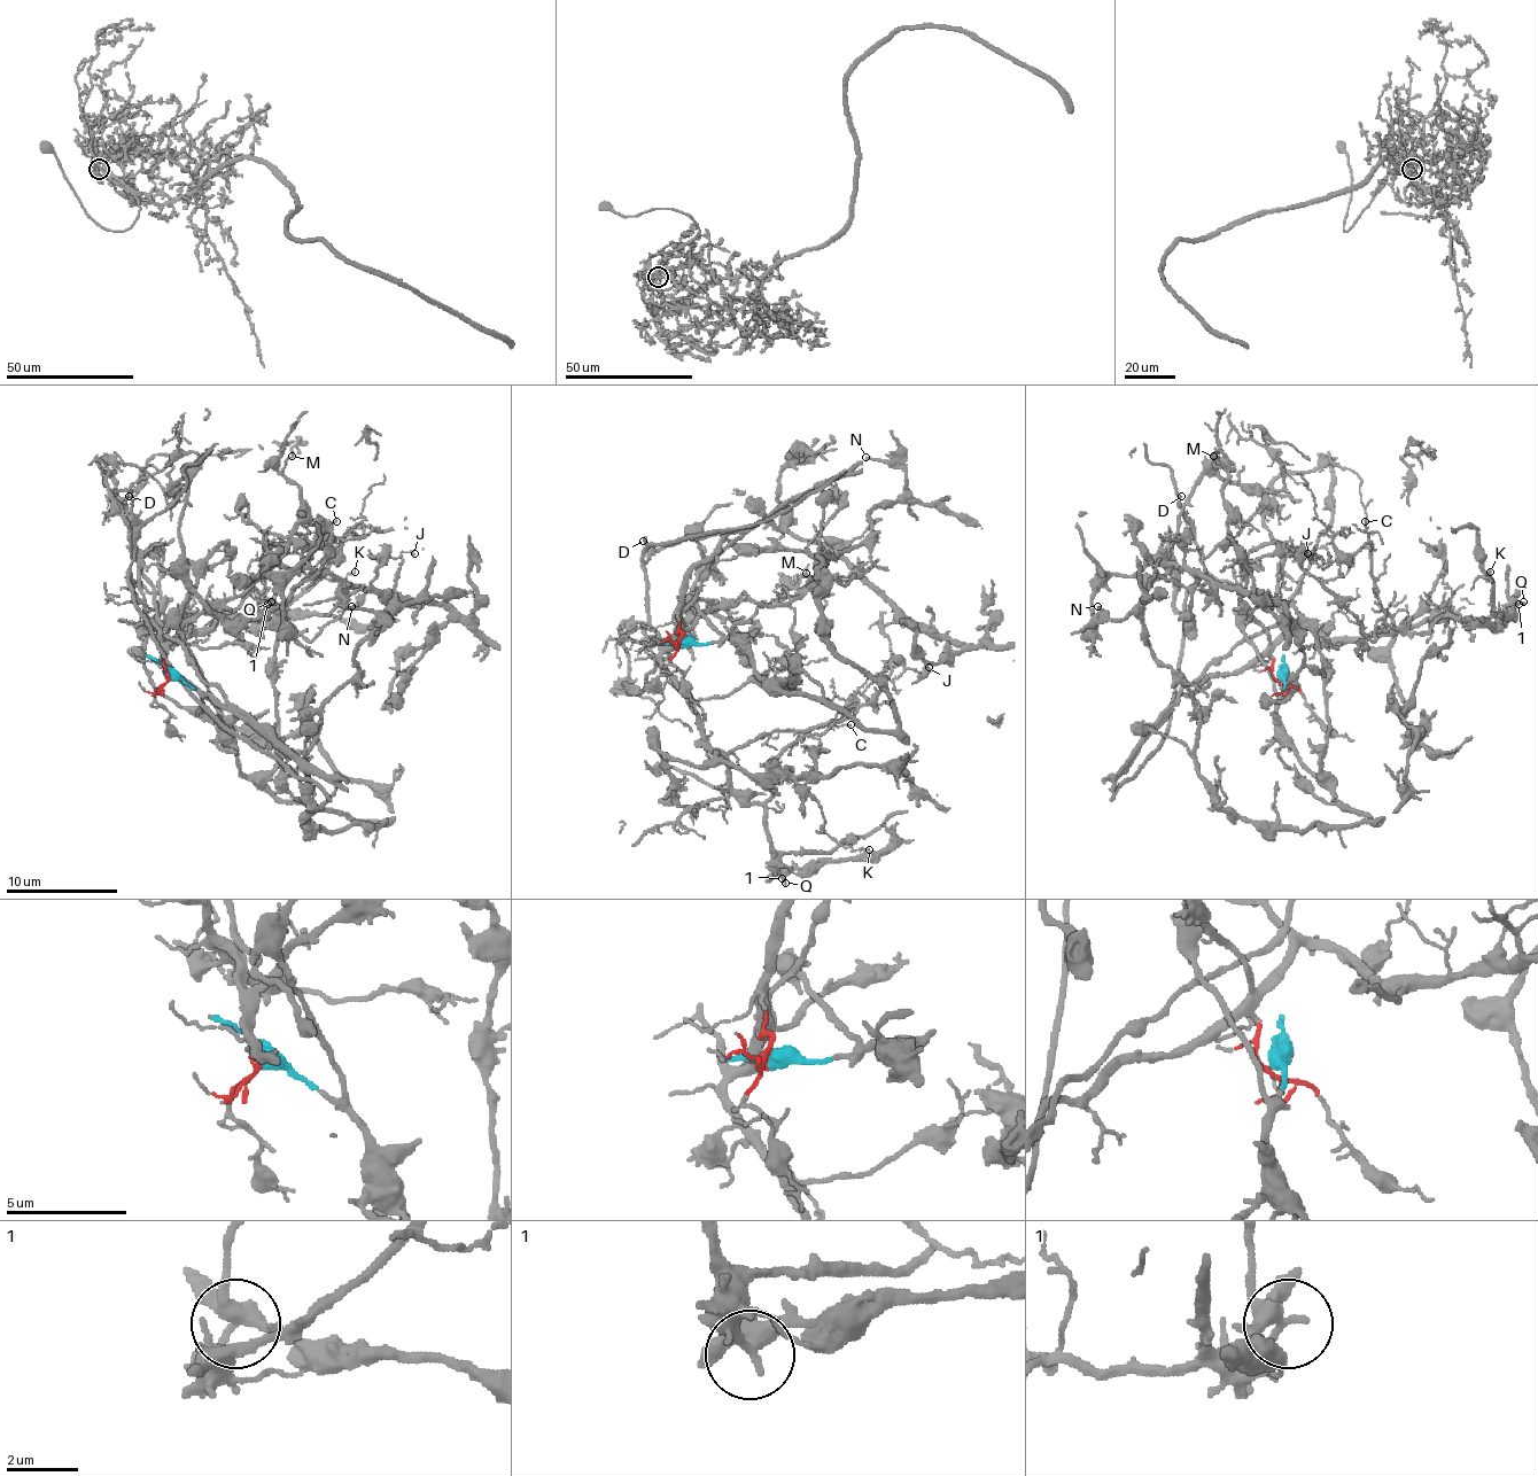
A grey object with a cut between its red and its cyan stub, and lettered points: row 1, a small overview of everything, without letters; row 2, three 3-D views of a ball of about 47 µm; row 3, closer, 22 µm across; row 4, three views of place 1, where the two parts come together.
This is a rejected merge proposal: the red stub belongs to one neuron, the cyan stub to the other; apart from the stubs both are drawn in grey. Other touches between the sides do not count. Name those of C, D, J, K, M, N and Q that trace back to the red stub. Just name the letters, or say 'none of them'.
C, D, J, K, M, Q

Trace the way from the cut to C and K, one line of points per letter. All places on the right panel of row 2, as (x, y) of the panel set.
C: (1284, 676), (1274, 676), (1271, 646), (1296, 623), (1329, 637), (1388, 632), (1393, 621), (1376, 598), (1366, 521)
K: (1284, 676), (1274, 676), (1271, 646), (1296, 623), (1329, 637), (1380, 637), (1449, 615), (1485, 618), (1491, 571)

